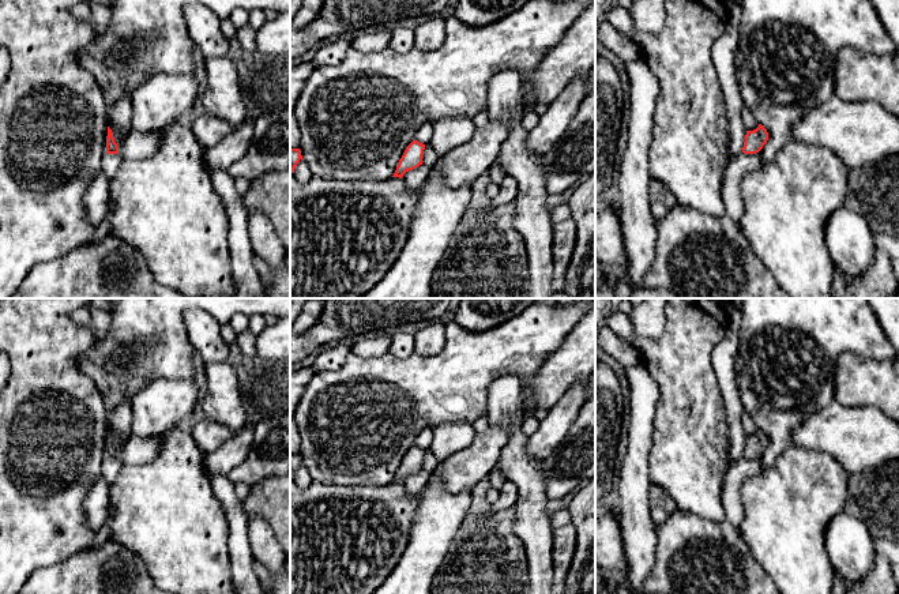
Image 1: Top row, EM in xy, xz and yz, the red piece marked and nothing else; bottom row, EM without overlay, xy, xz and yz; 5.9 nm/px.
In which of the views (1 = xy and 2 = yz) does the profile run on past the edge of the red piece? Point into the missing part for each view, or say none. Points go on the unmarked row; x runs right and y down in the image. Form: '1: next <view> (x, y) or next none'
1: next none
2: next none

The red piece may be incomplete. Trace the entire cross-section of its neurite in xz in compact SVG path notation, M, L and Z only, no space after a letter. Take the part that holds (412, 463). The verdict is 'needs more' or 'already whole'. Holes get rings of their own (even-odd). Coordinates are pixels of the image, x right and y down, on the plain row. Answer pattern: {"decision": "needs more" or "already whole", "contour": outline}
{"decision": "already whole", "contour": "M413 446L405 455L402 463L398 467L396 475L392 482L402 484L403 480L409 475L413 475L422 470L425 450L418 446Z"}

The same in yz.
{"decision": "already whole", "contour": "M759 429L759 432L753 436L746 436L745 447L742 452L744 459L756 459L768 446L768 437L764 431Z"}

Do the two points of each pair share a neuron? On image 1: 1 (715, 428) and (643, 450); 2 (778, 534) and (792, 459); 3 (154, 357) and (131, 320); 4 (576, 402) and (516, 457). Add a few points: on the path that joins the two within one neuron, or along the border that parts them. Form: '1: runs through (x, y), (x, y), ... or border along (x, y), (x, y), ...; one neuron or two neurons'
1: border along (654, 416), (649, 478); two neurons
2: runs through (785, 515), (786, 508), (792, 503), (792, 478); one neuron
3: runs through (146, 348), (140, 330); one neuron
4: border along (527, 436), (526, 451), (542, 461); two neurons

